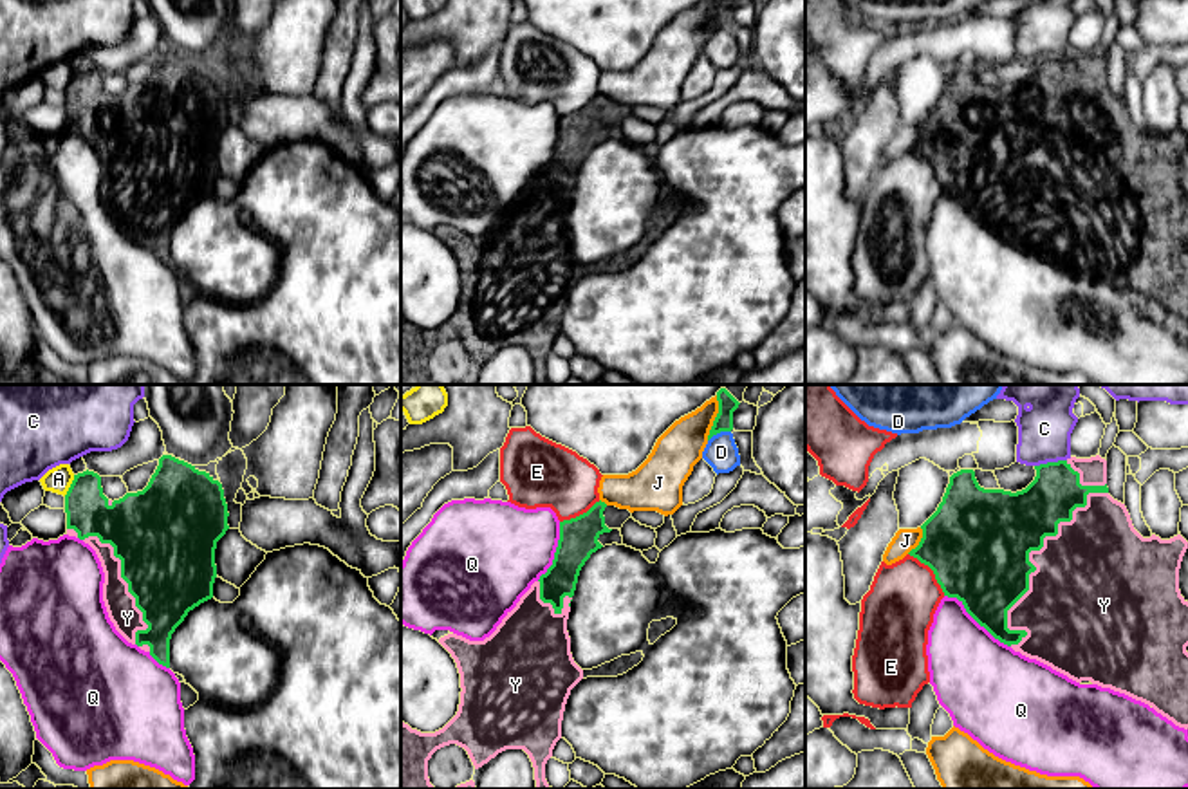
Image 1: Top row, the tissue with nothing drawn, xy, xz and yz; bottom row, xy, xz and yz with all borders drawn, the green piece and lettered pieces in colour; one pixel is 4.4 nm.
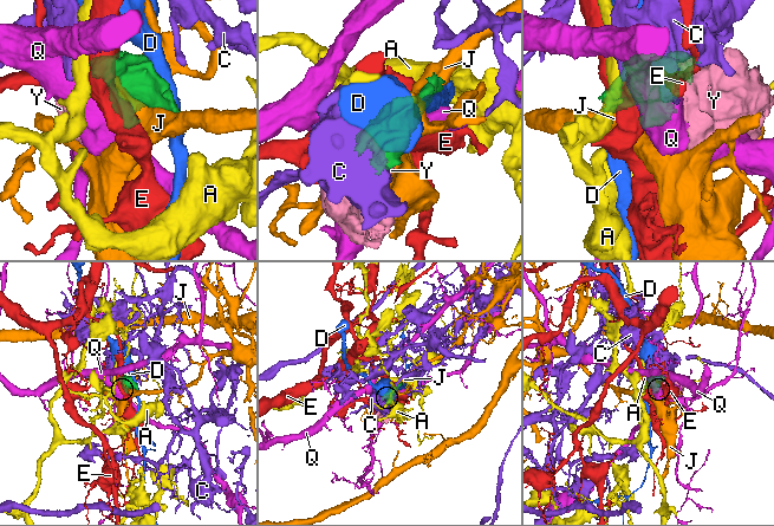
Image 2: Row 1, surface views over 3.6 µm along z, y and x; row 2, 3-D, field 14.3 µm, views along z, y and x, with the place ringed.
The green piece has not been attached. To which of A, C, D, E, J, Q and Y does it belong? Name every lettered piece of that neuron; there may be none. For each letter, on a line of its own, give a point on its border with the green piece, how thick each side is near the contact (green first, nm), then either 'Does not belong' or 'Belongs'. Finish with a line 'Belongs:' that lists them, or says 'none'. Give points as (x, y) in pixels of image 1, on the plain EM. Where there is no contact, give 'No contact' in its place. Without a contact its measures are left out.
A: Touches green at xy (71, 82). Thickness 190 nm (green) against 120 nm. Does not belong
C: Touches green at yz (1049, 58). Thickness 240 nm (green) against 240 nm. Does not belong
D: Touches green at xz (719, 27). Thickness 80 nm (green) against 150 nm. Does not belong
E: Touches green at yz (932, 165). Thickness 460 nm (green) against 320 nm. Does not belong
J: Touches green at xz (714, 18). Thickness 80 nm (green) against 200 nm. Does not belong
Q: Touches green at yz (977, 217). Thickness 380 nm (green) against 380 nm. Does not belong
Y: Touches green at yz (1028, 152). Thickness 460 nm (green) against 400 nm. Belongs
Belongs: Y

